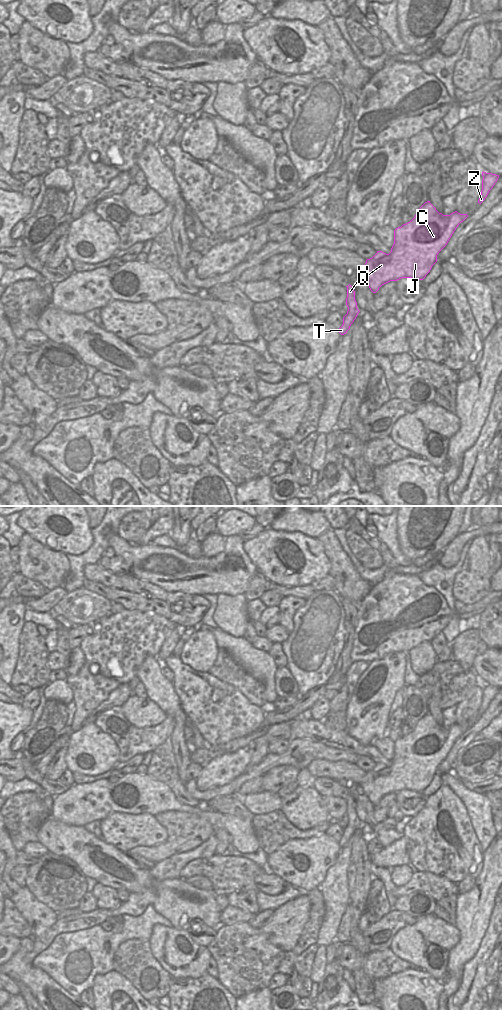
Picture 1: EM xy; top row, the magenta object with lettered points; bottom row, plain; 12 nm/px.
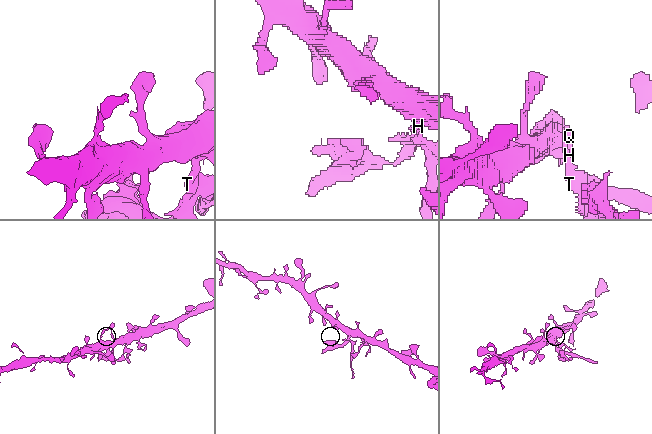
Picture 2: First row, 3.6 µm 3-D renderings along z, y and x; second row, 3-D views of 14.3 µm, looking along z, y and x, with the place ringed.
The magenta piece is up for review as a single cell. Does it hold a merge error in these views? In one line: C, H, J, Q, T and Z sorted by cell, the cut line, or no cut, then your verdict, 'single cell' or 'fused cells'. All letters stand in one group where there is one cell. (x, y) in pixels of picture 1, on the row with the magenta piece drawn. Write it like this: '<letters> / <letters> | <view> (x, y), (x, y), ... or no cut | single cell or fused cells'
C H J Q Z / T | xy (356, 305), (348, 307) | fused cells

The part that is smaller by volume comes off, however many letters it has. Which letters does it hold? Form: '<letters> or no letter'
T

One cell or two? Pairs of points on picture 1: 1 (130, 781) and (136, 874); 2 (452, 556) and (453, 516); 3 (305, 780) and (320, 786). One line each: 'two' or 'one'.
1: two
2: two
3: two

